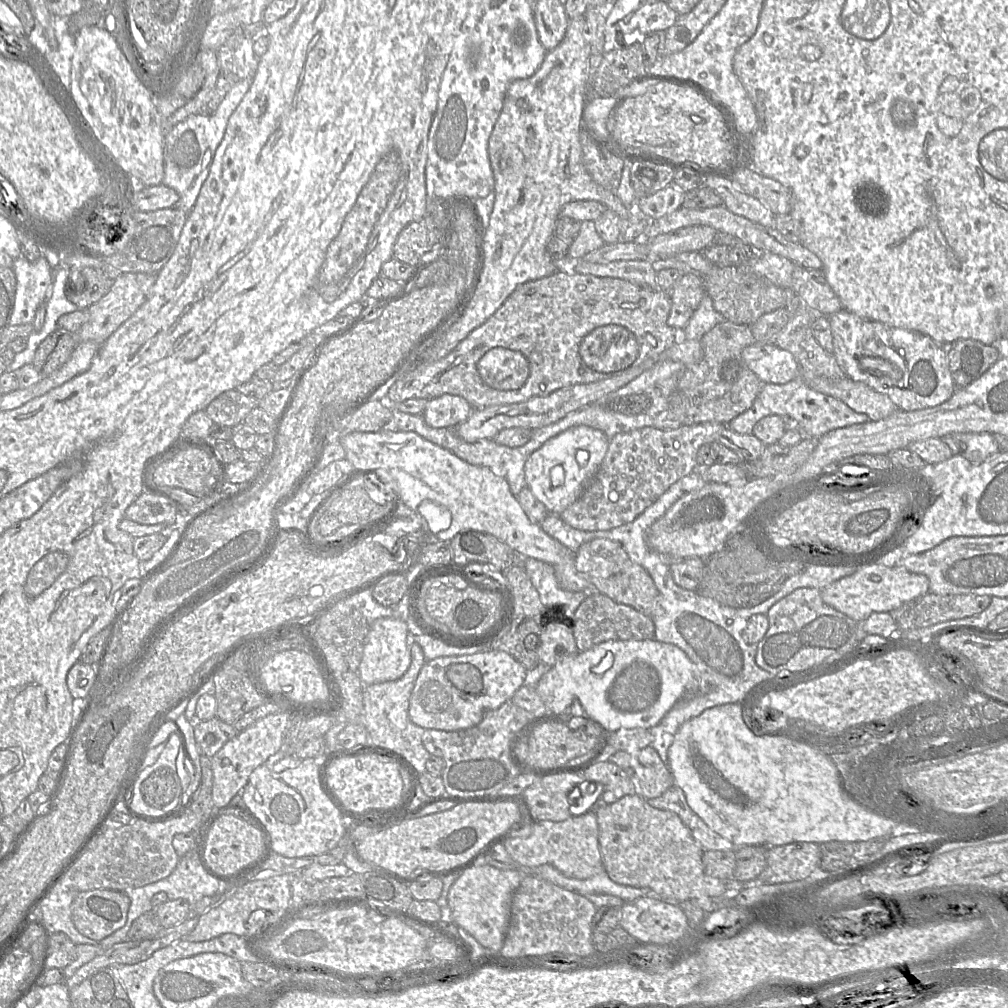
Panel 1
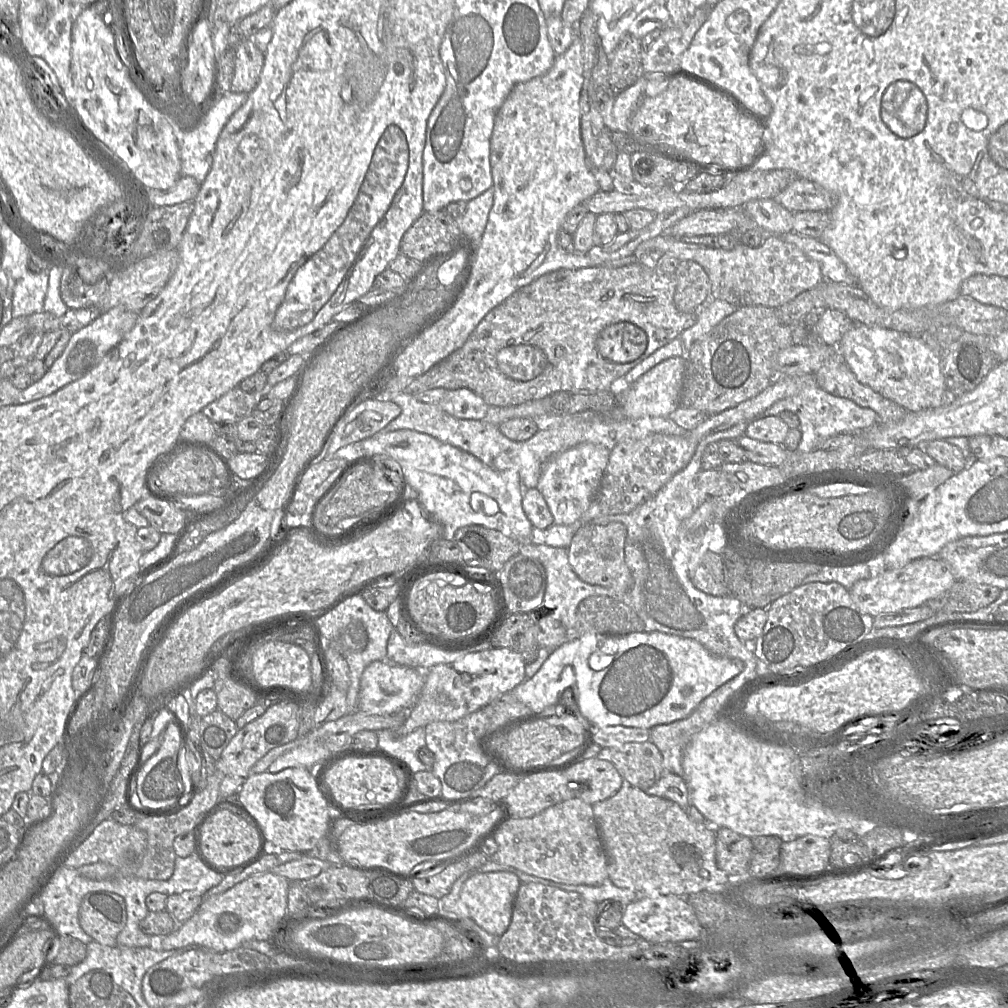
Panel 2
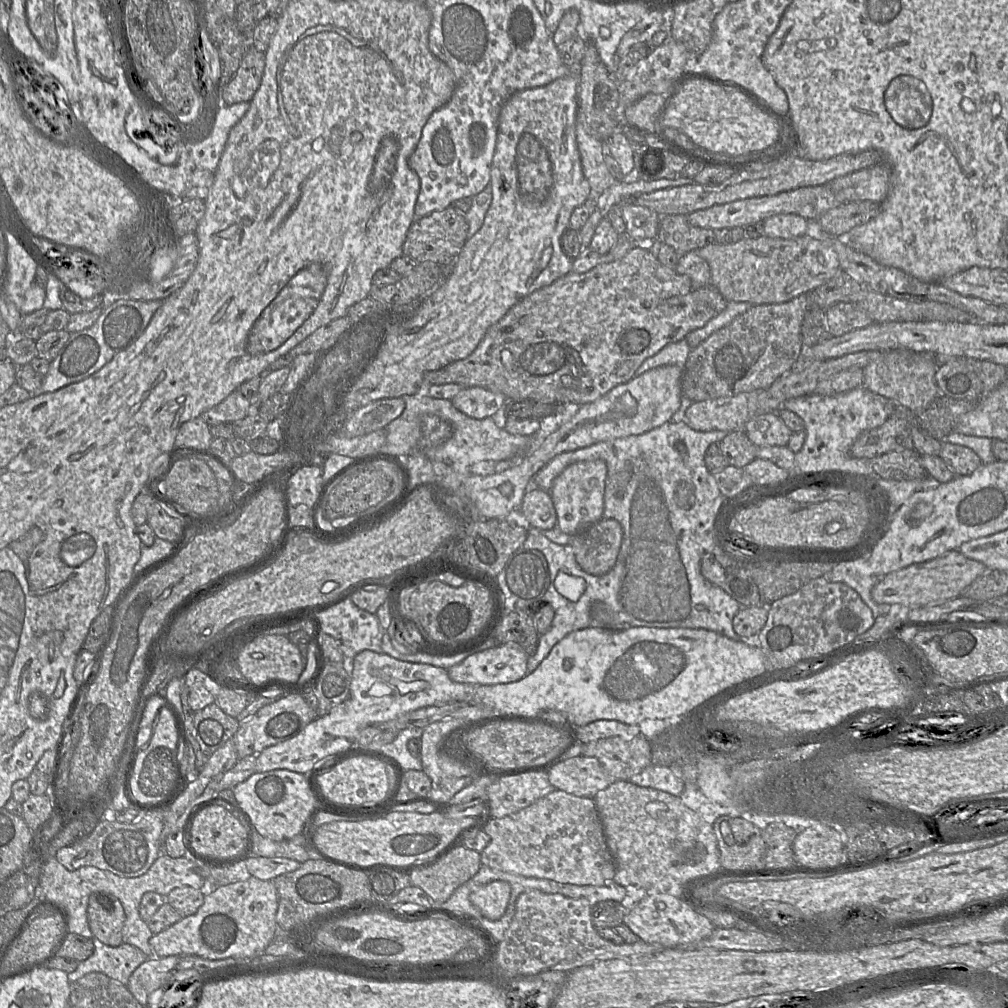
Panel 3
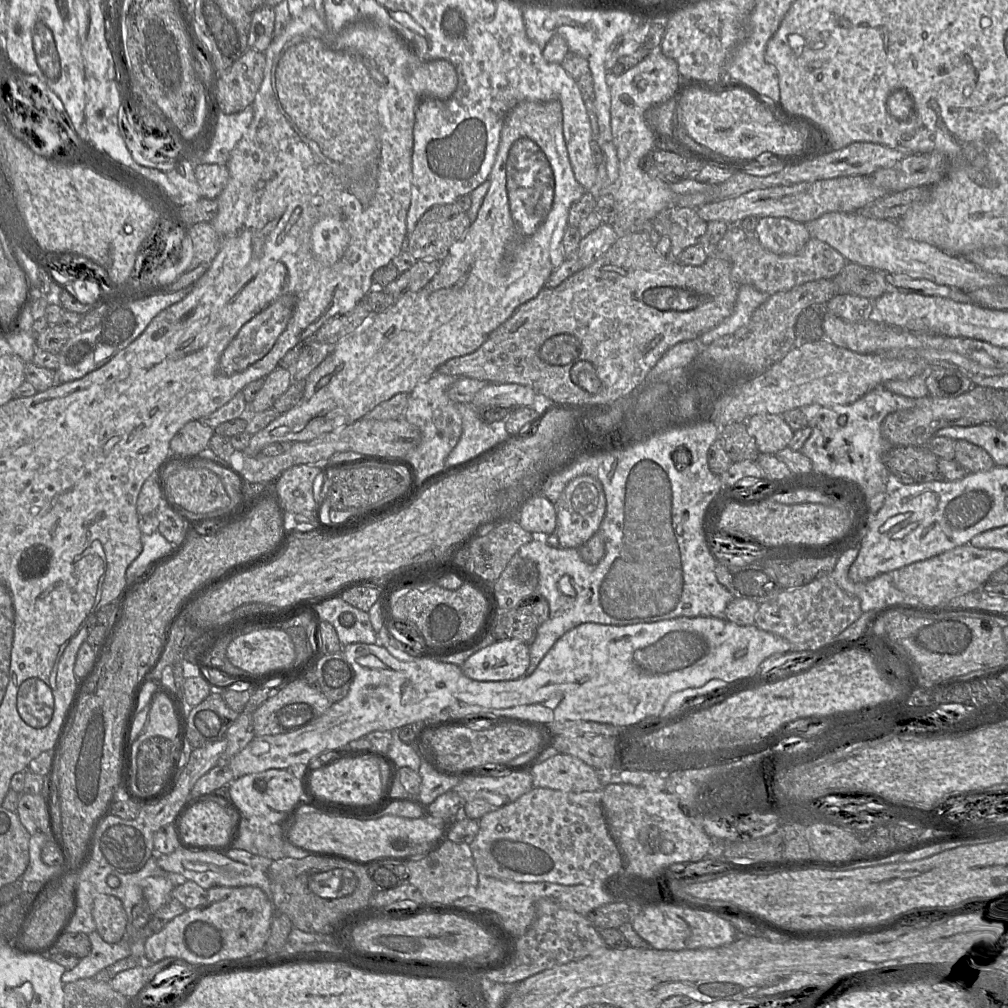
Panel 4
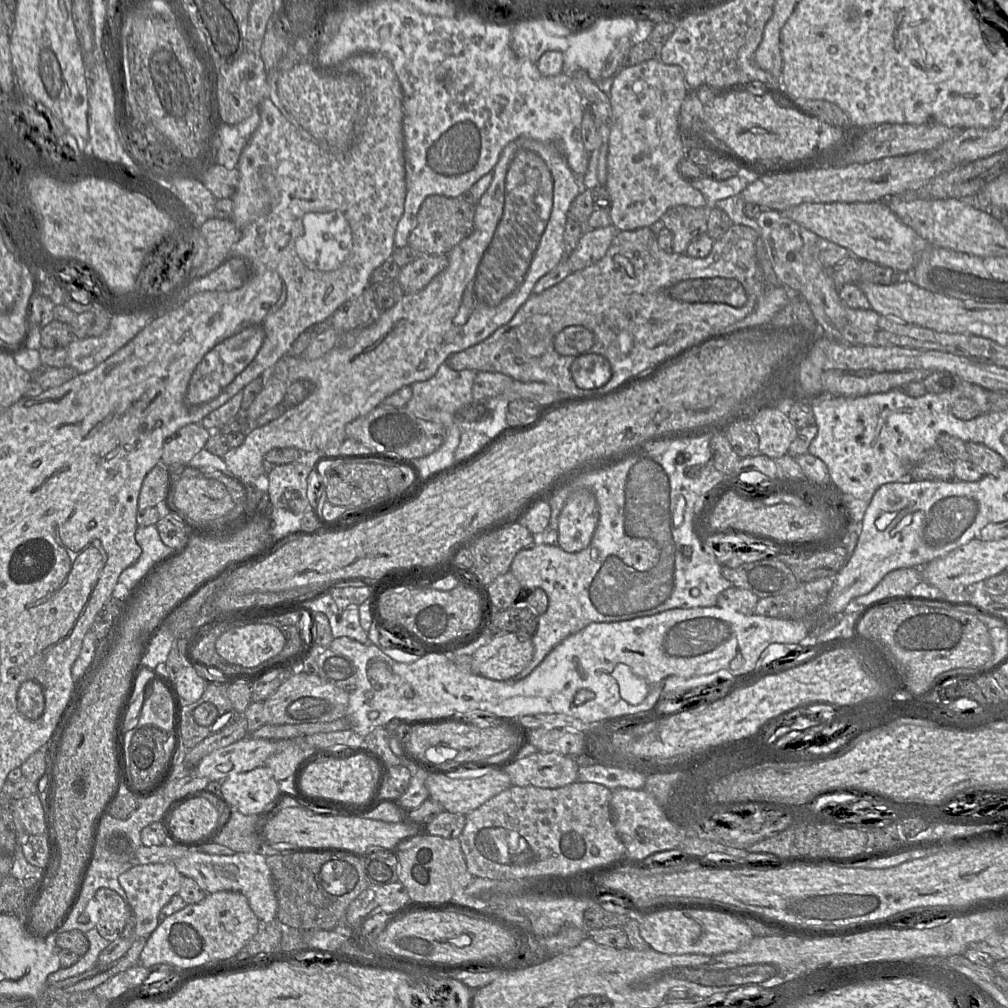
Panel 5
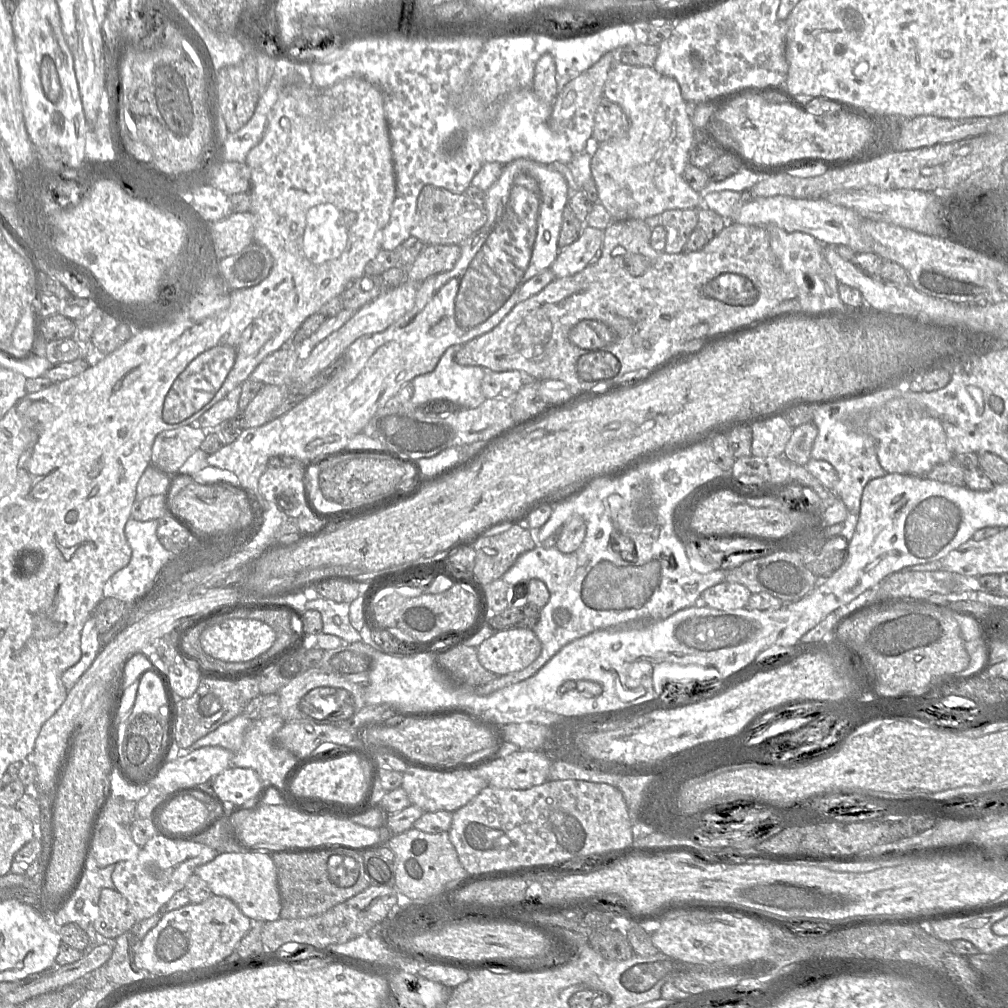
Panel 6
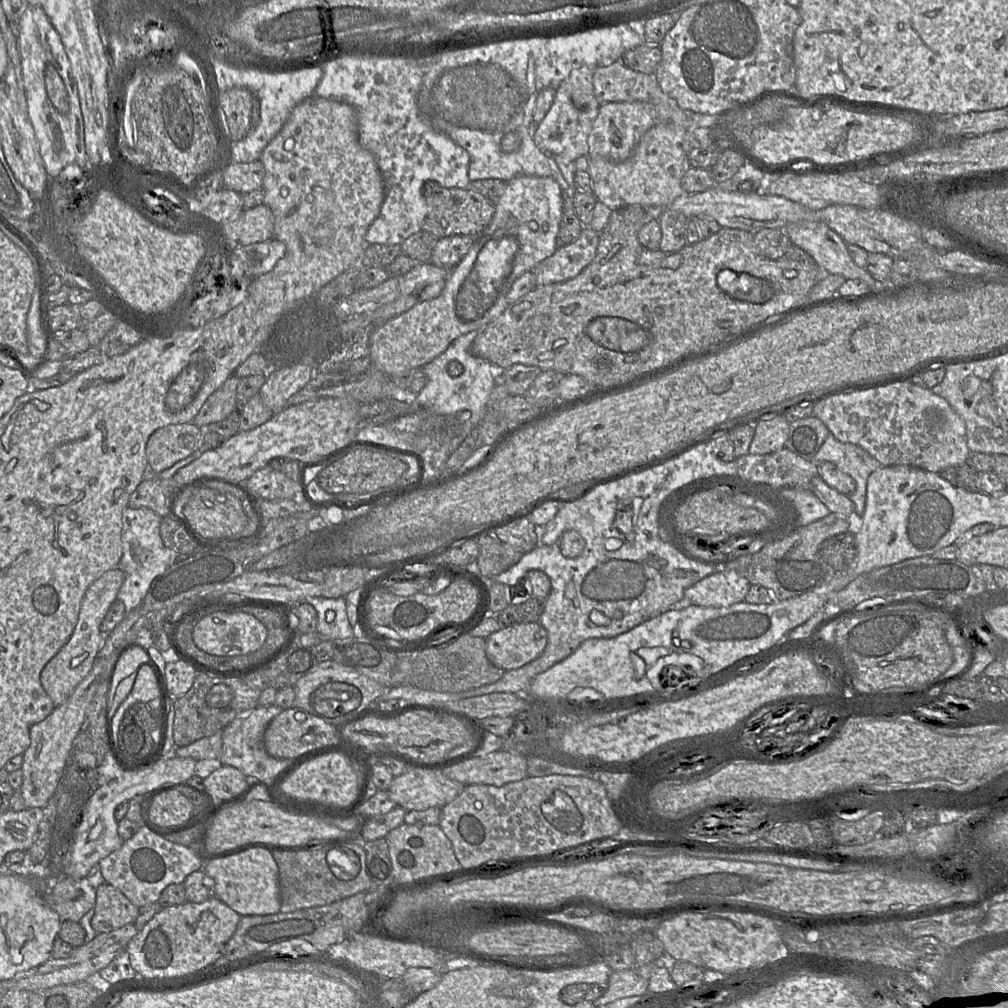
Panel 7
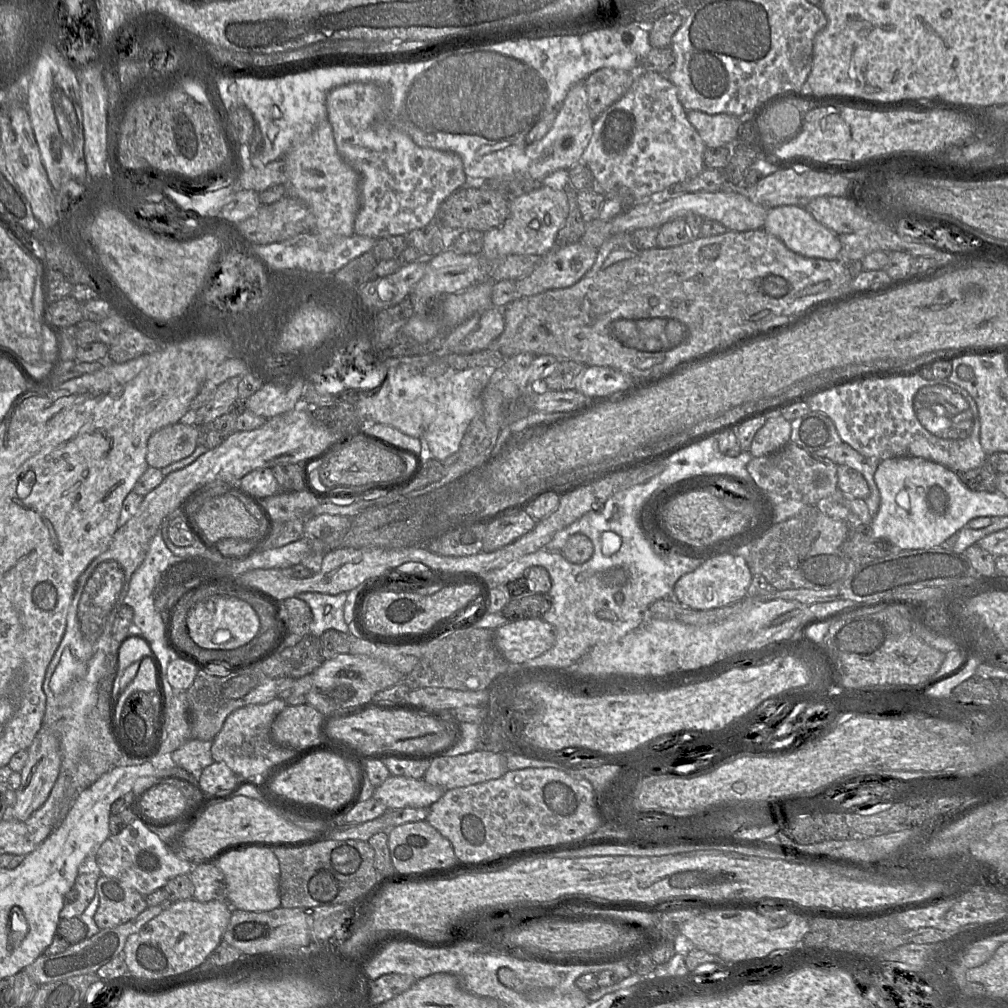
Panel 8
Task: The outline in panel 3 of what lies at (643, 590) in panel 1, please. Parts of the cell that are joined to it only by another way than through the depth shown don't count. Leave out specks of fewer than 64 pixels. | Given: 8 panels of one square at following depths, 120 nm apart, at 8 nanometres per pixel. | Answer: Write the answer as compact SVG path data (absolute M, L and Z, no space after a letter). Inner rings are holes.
M601 518L572 535L569 543L578 565L587 573L600 576L616 564L623 540L623 528L615 519Z

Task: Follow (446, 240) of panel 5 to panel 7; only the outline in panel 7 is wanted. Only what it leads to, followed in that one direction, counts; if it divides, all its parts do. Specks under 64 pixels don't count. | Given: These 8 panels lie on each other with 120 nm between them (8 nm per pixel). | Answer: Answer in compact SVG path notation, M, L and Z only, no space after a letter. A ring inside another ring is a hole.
M428 181L424 184L423 196L428 212L421 229L437 239L457 235L476 237L490 224L495 213L494 201L467 188L444 188Z

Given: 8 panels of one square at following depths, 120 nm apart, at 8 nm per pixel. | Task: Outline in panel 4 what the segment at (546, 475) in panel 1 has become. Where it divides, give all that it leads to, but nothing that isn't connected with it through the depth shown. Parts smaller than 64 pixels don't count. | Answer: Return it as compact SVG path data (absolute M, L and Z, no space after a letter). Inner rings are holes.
M591 475L572 479L564 488L557 502L557 535L562 548L579 548L600 529L606 513L606 496L602 483Z

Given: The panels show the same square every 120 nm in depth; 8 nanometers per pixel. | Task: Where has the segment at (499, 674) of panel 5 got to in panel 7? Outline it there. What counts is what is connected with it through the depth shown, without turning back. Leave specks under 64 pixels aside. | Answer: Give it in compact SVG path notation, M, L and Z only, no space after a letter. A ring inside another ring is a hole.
M540 622L504 626L486 639L489 661L504 670L512 670L538 658L548 643L547 630Z

